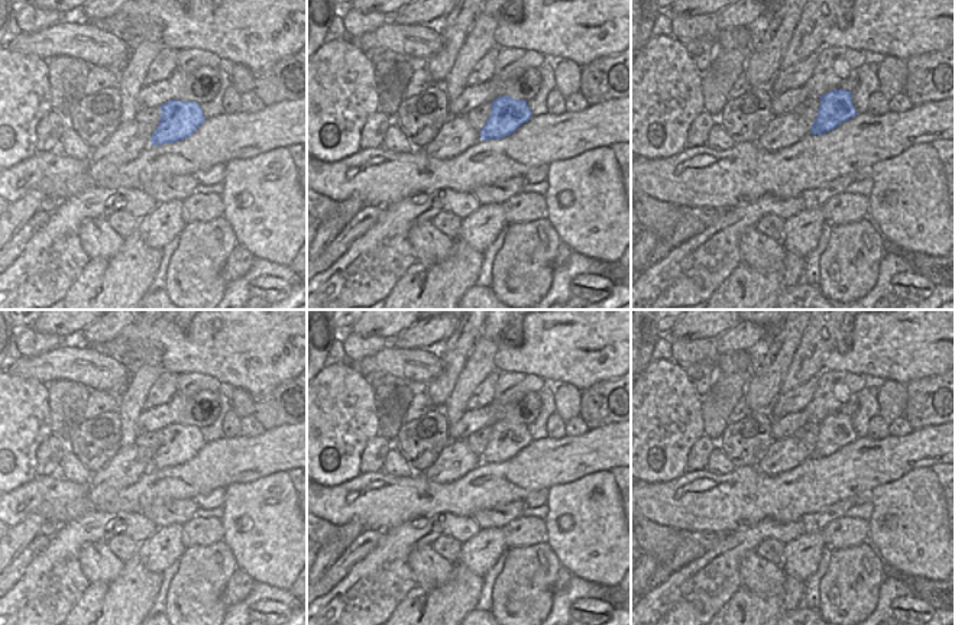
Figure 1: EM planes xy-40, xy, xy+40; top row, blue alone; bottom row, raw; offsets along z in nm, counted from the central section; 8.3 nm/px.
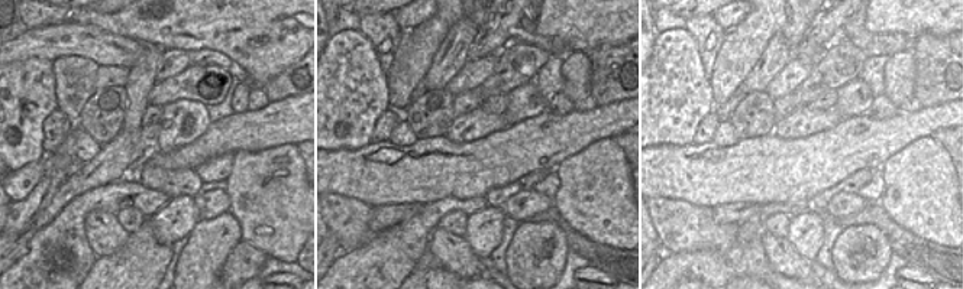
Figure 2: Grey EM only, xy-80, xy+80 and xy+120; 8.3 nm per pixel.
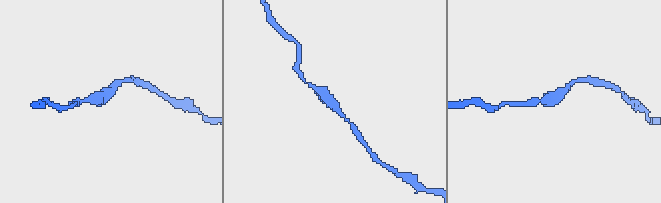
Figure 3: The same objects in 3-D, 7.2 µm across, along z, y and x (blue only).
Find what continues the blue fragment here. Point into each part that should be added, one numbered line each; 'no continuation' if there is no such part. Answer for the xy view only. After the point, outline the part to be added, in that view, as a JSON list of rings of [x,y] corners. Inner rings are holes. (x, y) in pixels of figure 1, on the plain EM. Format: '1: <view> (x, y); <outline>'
no continuation

